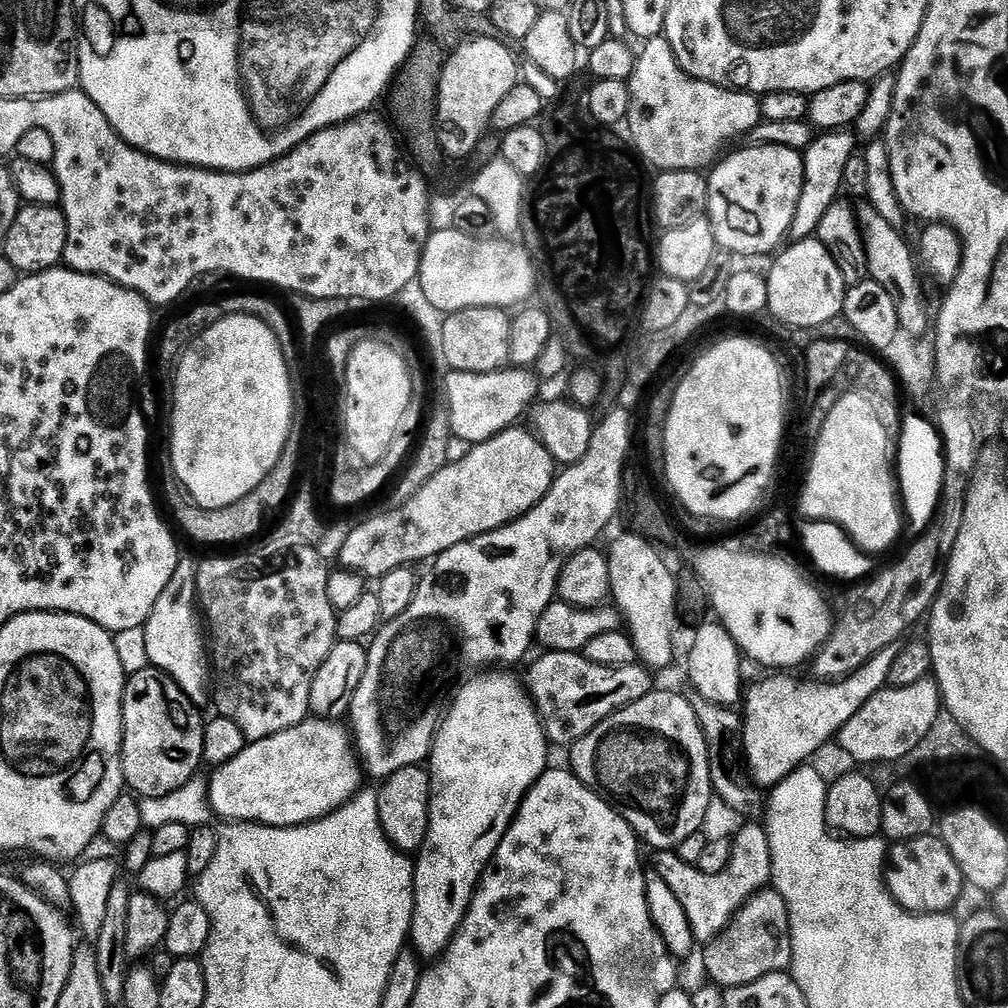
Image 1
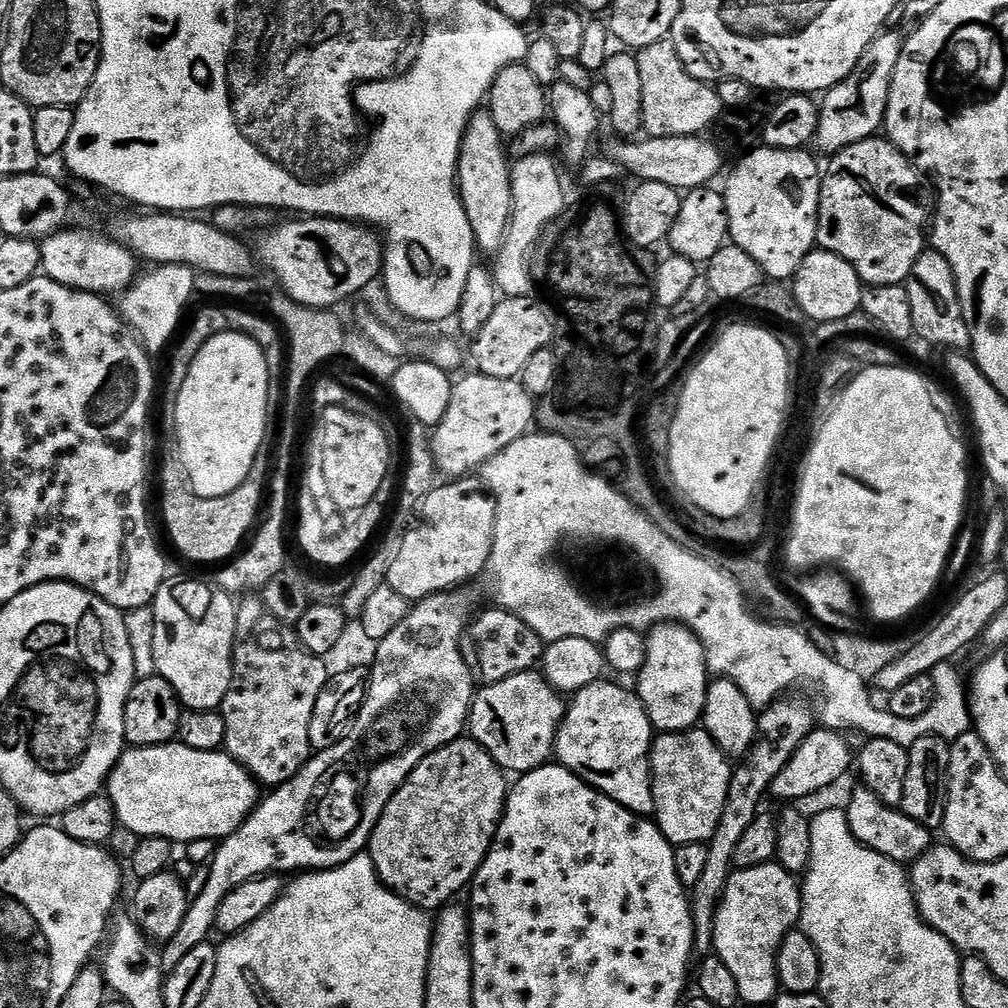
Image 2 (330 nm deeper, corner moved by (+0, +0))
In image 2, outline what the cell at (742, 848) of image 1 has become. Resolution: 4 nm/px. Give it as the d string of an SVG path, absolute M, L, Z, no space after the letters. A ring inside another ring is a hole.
M775 862L733 871L726 882L720 905L716 907L712 947L715 955L720 956L722 962L726 962L730 974L734 974L734 982L738 982L738 994L745 1005L747 1003L771 1005L781 991L776 955L786 934L799 925L800 890L801 885L797 877Z

